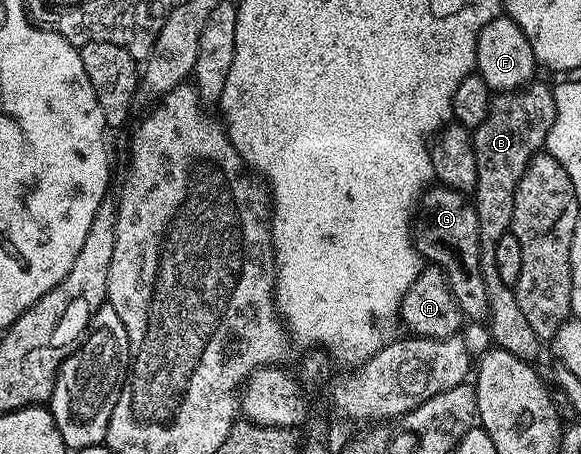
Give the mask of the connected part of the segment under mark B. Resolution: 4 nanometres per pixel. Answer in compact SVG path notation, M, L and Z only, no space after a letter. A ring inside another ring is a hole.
M530 81L514 91L495 94L490 101L488 117L480 126L473 128L474 152L476 153L476 185L472 202L478 214L478 247L480 249L480 273L484 277L484 289L488 289L488 326L490 342L499 351L512 353L527 361L541 353L544 341L536 337L532 325L528 325L516 301L513 287L500 281L496 270L496 241L510 230L512 205L520 177L528 169L534 156L546 146L546 138L556 117L556 101L553 100L551 84Z

